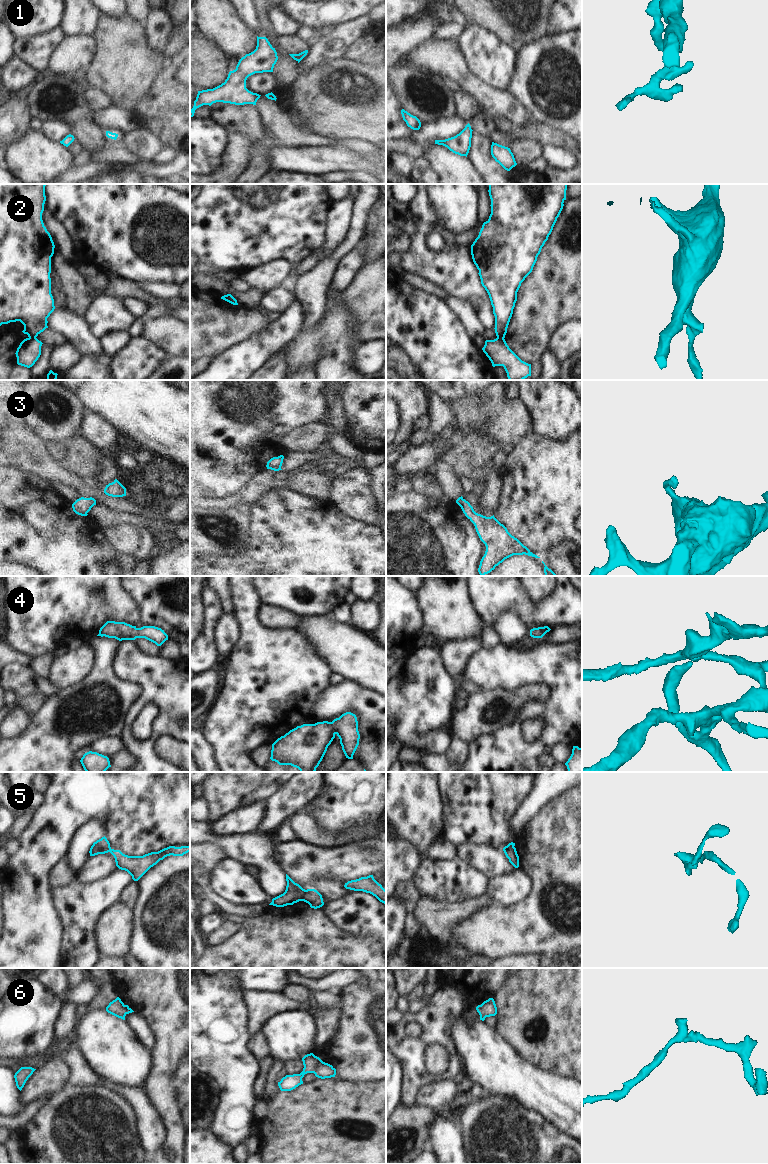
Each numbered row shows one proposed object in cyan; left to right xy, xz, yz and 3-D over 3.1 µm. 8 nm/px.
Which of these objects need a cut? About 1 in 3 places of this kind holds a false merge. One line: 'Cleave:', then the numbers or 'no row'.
Cleave: 2, 5

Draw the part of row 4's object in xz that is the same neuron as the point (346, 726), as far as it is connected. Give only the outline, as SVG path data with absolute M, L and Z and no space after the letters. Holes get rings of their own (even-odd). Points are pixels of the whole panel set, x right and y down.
M351 712L332 722L303 724L290 730L272 744L270 759L279 765L296 767L300 772L315 772L336 735L346 758L353 759L360 734L357 717Z

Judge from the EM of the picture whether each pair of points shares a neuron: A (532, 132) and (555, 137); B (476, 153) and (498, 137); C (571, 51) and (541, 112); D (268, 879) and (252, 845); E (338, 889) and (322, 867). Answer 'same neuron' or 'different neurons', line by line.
A: same neuron
B: different neurons
C: same neuron
D: same neuron
E: different neurons

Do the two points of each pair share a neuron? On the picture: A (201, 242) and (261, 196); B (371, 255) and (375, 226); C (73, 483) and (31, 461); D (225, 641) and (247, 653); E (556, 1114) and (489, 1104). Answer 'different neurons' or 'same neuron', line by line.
A: same neuron
B: same neuron
C: same neuron
D: different neurons
E: different neurons

